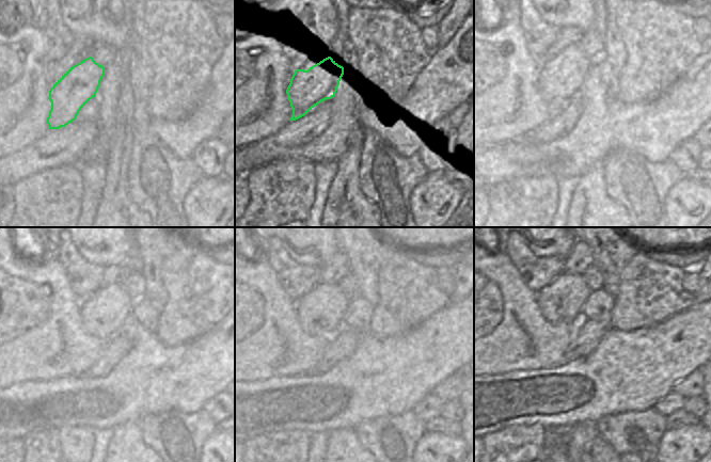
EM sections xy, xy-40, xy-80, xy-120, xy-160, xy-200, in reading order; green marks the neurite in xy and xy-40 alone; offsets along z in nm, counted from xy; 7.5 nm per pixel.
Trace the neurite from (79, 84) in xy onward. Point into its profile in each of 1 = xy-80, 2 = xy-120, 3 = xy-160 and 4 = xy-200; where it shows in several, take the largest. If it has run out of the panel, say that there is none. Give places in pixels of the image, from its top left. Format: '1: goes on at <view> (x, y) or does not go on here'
1: goes on at xy-80 (543, 92)
2: goes on at xy-120 (80, 328)
3: goes on at xy-160 (328, 302)
4: goes on at xy-200 (566, 301)

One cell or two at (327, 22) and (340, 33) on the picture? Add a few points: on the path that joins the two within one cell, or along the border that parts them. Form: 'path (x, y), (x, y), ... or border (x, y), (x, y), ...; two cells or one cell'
path (330, 26), (336, 32); one cell

